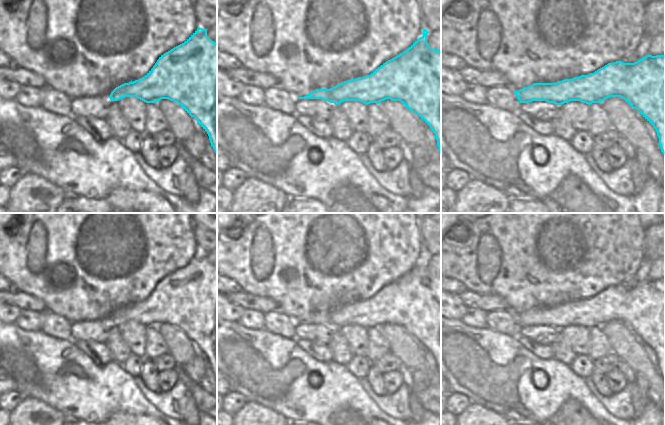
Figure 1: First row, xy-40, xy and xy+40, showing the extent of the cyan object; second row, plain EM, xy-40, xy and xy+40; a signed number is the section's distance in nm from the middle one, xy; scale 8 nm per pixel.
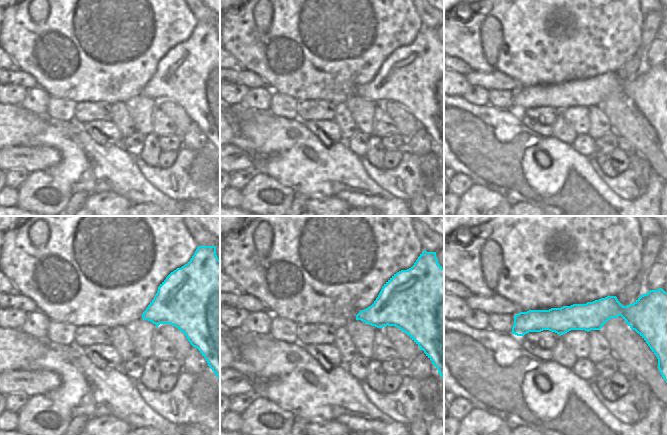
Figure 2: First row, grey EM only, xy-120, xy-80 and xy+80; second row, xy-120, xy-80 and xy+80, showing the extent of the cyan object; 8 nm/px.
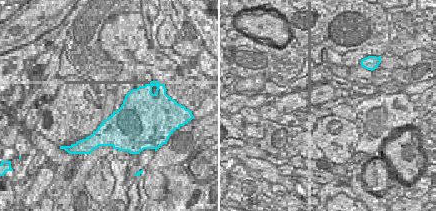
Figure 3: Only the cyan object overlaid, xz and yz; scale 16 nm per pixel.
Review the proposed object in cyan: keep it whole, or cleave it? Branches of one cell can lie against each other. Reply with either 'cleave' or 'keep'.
cleave

